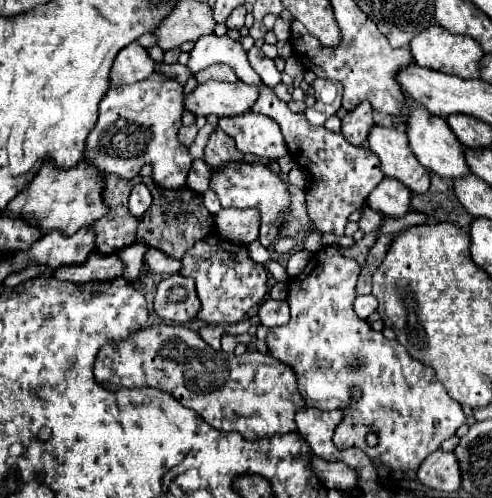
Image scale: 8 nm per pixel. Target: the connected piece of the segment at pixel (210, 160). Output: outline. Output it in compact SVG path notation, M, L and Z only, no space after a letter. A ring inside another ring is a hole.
M215 128L207 142L207 166L211 170L217 170L227 162L261 162L265 166L269 164L269 160L261 160L257 156L245 156L245 154L237 152L233 138L227 136L221 128Z

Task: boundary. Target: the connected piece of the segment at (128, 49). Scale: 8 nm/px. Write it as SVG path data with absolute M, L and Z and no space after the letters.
M131 42L117 54L109 72L109 82L111 86L123 86L147 80L153 74L153 68L155 62L149 58L147 50L137 42Z

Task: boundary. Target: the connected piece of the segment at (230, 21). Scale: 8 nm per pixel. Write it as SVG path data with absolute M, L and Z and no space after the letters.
M239 6L239 8L235 8L233 12L231 12L231 16L227 18L227 28L229 30L241 30L243 28L243 24L245 24L245 14L247 14L247 10L243 8L243 6Z

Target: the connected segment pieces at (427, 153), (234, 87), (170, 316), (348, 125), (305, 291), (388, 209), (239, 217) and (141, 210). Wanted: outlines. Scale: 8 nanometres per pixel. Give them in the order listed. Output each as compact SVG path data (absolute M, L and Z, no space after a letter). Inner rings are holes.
M417 106L417 108L411 108L405 124L407 124L407 138L409 138L411 152L427 170L431 170L447 180L469 174L465 156L463 156L463 146L457 140L457 136L447 128L447 122L441 116L433 116L423 106Z
M205 82L183 96L183 108L193 116L237 116L249 112L257 100L257 88L241 82Z
M173 274L157 286L153 308L159 318L171 320L171 322L191 322L197 318L201 310L201 302L195 294L195 284L191 278L185 278L181 274Z
M363 100L357 104L353 110L349 110L341 122L343 126L343 136L347 142L353 146L361 146L367 140L369 128L373 128L373 114L371 114L371 104Z
M323 246L321 250L317 250L305 270L299 276L291 278L287 284L287 304L291 308L291 320L283 326L269 328L269 354L277 356L277 360L293 368L299 392L307 406L317 410L343 412L343 420L333 434L333 442L337 448L361 448L377 466L379 478L413 482L417 478L417 468L421 460L425 460L429 452L439 450L441 442L453 436L455 430L465 424L465 414L461 406L447 396L433 368L411 358L397 340L387 340L381 332L375 332L367 320L361 320L353 312L359 272L361 266L357 264L357 260L343 256L339 252L339 246ZM353 386L361 390L361 396L357 400L351 396ZM369 432L375 432L379 436L379 444L375 448L369 448L365 442L365 436Z
M383 178L367 196L367 206L383 216L405 216L411 208L411 190L397 178Z
M219 210L215 214L215 232L233 244L247 246L257 240L257 212L253 210Z
M135 184L129 194L129 210L135 218L141 218L151 206L151 192L145 184Z

